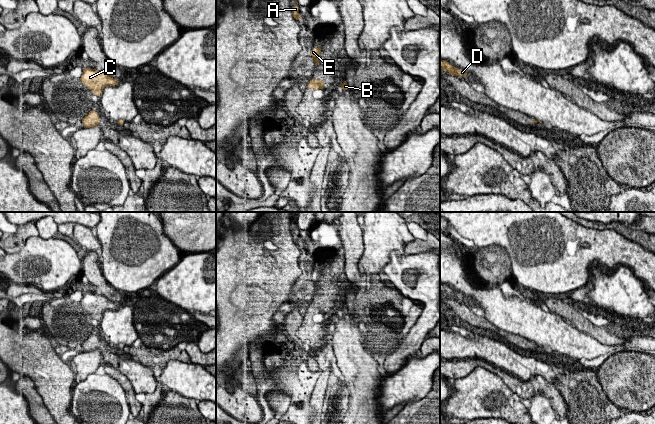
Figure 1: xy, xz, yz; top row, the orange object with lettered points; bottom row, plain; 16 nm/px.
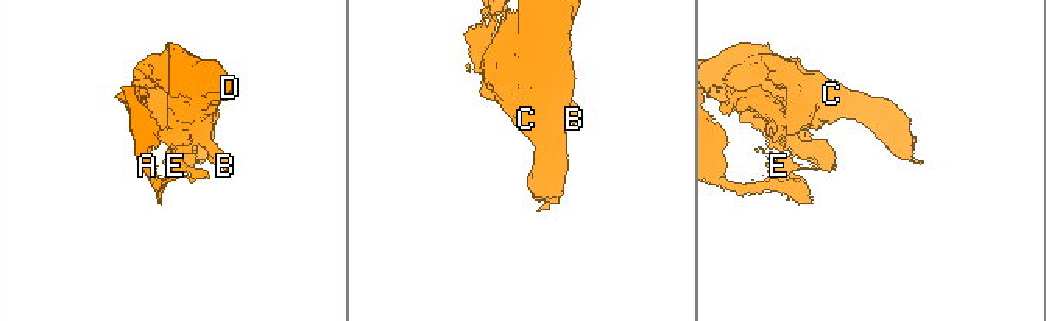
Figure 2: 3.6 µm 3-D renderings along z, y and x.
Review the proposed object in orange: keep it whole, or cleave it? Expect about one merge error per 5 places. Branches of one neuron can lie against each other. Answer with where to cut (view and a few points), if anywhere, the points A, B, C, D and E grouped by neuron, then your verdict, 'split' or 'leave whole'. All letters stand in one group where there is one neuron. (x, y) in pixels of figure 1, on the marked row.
no cut; A B C D E; leave whole

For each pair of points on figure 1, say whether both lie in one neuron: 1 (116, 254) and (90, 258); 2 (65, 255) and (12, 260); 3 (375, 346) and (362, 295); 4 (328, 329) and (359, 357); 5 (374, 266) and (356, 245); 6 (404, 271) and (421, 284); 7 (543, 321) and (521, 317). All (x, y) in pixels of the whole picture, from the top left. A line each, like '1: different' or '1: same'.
1: different
2: same
3: same
4: different
5: different
6: same
7: same

